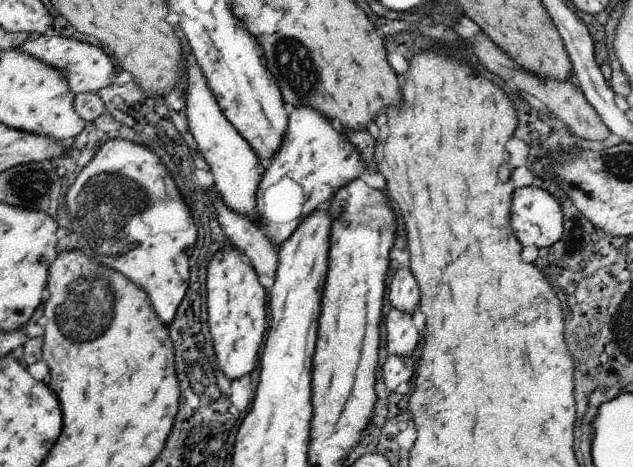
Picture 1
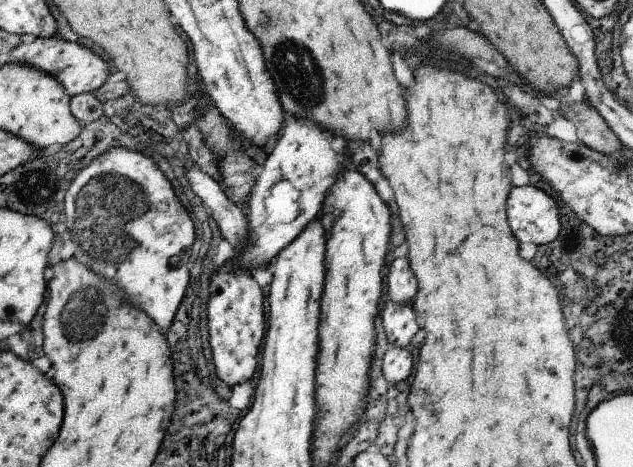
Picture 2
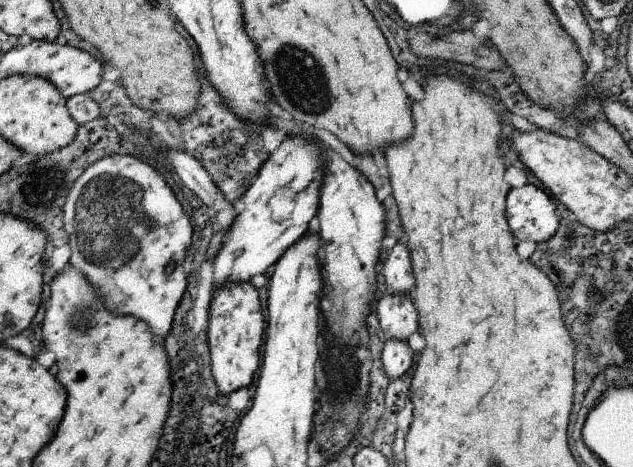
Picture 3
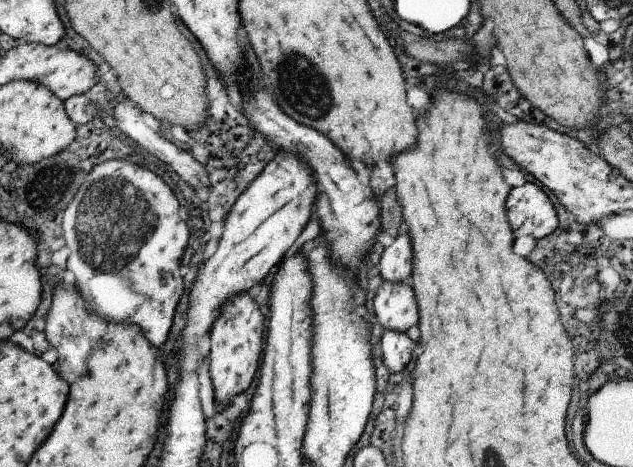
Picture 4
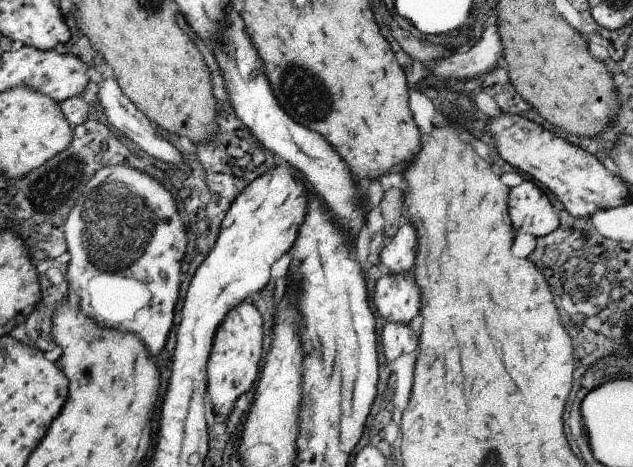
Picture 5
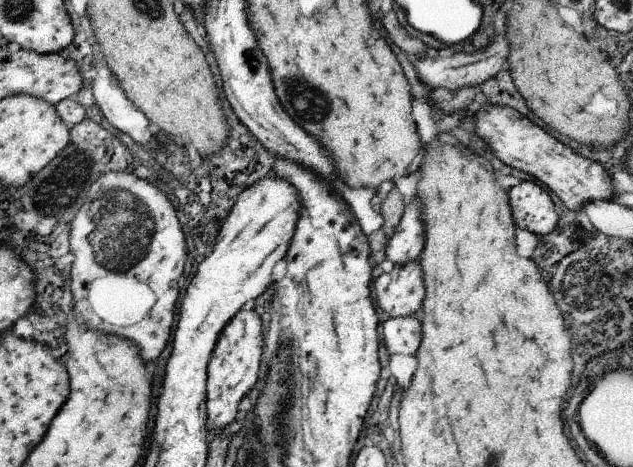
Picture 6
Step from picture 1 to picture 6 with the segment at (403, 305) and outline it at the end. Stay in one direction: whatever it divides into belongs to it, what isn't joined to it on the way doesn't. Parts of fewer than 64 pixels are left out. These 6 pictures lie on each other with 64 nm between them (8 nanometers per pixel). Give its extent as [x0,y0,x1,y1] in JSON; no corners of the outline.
[385,198,423,264]

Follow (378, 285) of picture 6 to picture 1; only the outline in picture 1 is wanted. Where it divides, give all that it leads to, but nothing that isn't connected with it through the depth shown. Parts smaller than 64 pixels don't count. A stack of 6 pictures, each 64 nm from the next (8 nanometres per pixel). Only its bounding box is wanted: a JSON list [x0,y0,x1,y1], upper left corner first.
[385,310,419,356]

